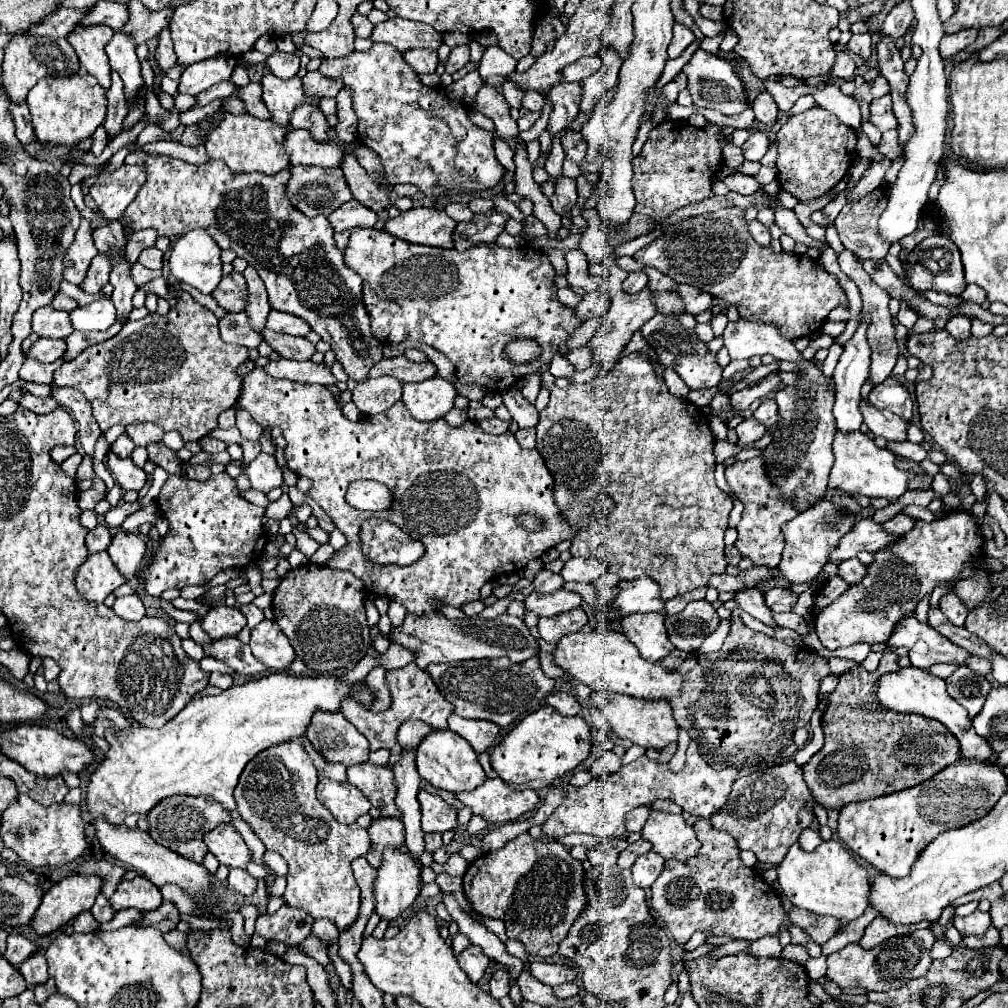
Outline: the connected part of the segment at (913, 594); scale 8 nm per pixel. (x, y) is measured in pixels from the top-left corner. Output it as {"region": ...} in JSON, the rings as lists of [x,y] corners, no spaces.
{"region":[[[960,510],[950,512],[948,516],[934,520],[930,524],[918,520],[916,528],[912,528],[908,534],[904,534],[894,546],[874,554],[876,560],[868,566],[868,574],[864,576],[862,582],[852,584],[850,590],[846,590],[838,600],[834,600],[830,606],[826,606],[816,616],[814,626],[816,626],[818,640],[828,650],[852,646],[858,642],[864,642],[864,644],[886,642],[890,638],[890,632],[894,630],[894,624],[898,624],[898,620],[902,620],[902,616],[908,616],[910,612],[914,612],[916,604],[926,594],[930,594],[940,582],[948,582],[948,580],[958,578],[962,568],[974,564],[982,554],[982,546],[984,546],[984,538],[980,534],[980,528],[978,528],[976,520],[966,512],[960,512]]]}

